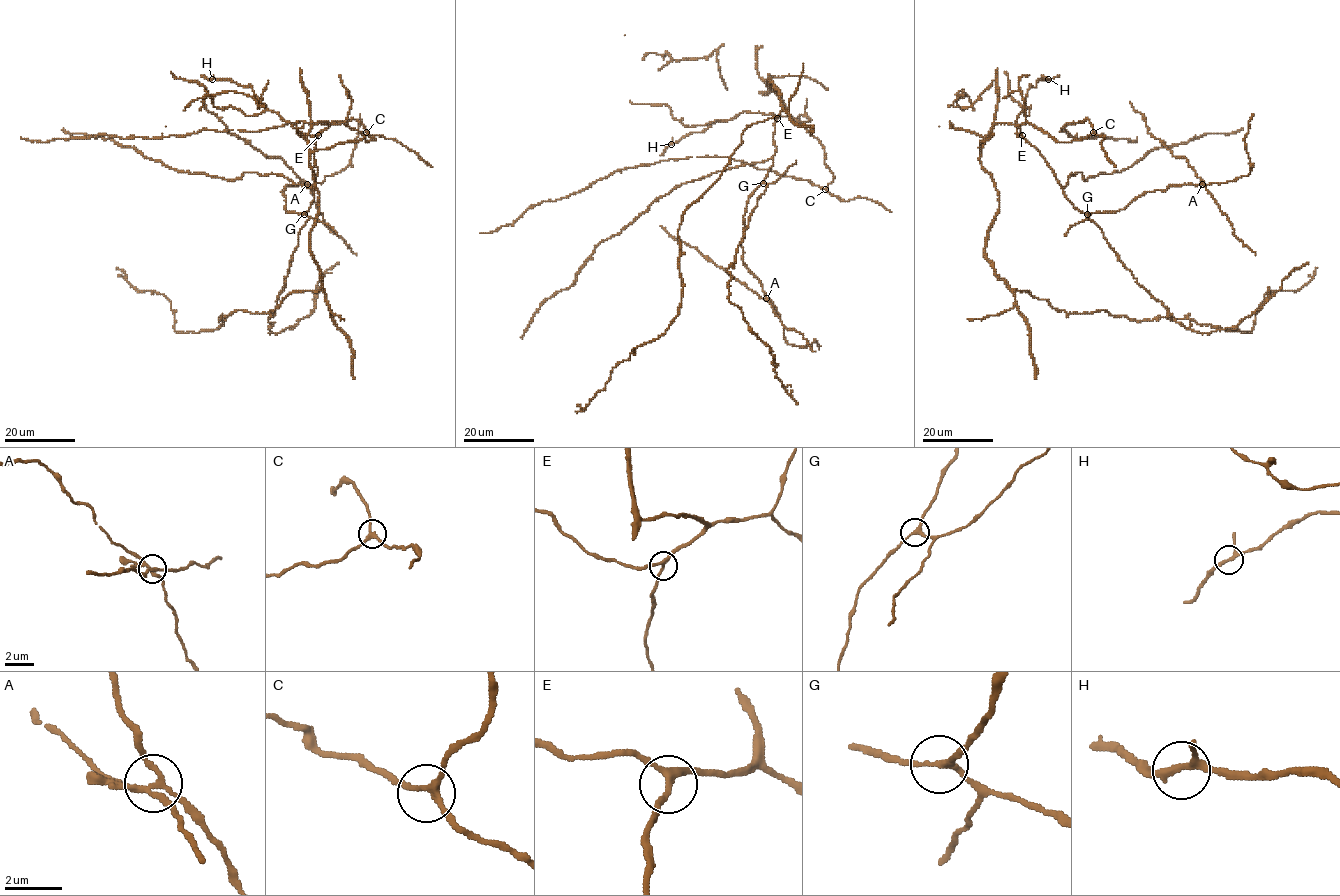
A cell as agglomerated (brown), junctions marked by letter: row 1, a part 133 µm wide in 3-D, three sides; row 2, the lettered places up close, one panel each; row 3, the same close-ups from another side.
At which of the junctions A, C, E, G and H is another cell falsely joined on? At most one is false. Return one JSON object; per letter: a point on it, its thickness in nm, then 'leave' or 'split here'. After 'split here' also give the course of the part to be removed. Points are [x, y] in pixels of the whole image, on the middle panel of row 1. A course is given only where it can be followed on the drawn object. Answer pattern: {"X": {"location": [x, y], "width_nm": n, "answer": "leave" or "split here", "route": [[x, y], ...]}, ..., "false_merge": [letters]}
{"A": {"location": [766, 298], "width_nm": 200, "answer": "split here", "route": [[766, 299], [660, 226]]}, "C": {"location": [825, 189], "width_nm": 200, "answer": "leave"}, "E": {"location": [777, 118], "width_nm": 200, "answer": "leave"}, "G": {"location": [763, 183], "width_nm": 190, "answer": "leave"}, "H": {"location": [671, 144], "width_nm": 200, "answer": "leave"}, "false_merge": ["A"]}

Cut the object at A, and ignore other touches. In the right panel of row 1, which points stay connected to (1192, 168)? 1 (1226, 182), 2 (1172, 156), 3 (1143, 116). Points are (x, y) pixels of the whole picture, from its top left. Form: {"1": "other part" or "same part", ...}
{"1": "other part", "2": "same part", "3": "same part"}

